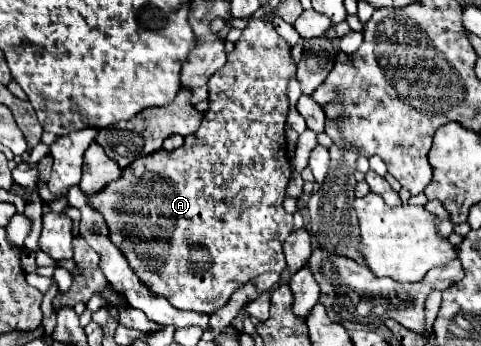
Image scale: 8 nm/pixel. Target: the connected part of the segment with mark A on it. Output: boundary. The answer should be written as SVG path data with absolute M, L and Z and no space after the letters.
M261 18L251 20L249 26L243 30L243 36L235 42L235 52L227 56L227 64L215 72L209 80L209 100L211 106L205 112L205 120L199 126L199 130L191 136L185 138L185 144L173 152L167 150L157 150L149 156L137 158L133 164L123 168L123 174L117 180L111 180L103 190L95 194L85 194L85 200L89 206L99 212L109 228L109 240L113 242L115 248L121 250L121 254L127 258L131 270L137 274L137 278L149 288L153 296L161 296L169 300L171 306L179 310L193 310L193 312L203 312L203 314L213 314L219 308L223 308L231 294L245 282L253 280L259 274L265 272L277 272L281 274L285 270L285 256L283 256L283 240L287 234L293 230L293 216L285 212L283 208L283 198L285 198L285 188L291 178L291 164L287 156L287 138L285 138L285 122L289 116L289 98L287 98L287 88L297 72L297 64L291 56L291 46L275 32L273 24L265 24Z

